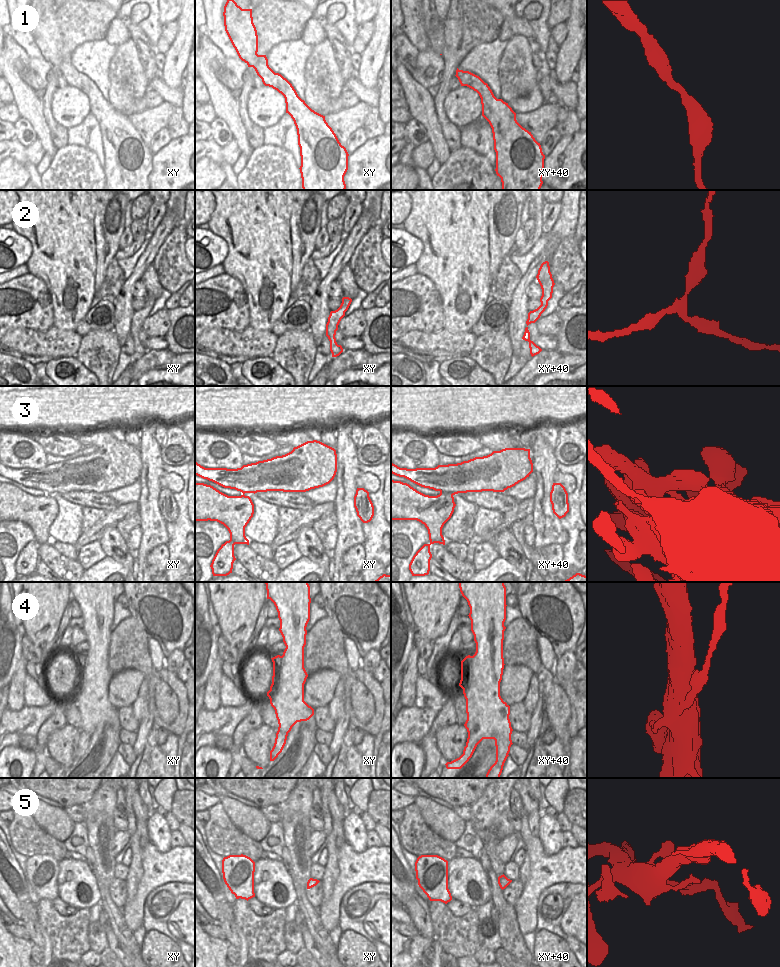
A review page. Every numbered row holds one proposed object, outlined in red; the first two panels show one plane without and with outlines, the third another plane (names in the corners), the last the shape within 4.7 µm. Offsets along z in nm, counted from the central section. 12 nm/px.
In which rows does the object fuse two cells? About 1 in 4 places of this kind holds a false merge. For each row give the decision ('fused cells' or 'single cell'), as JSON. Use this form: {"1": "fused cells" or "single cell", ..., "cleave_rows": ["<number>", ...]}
{"1": "single cell", "2": "single cell", "3": "single cell", "4": "fused cells", "5": "single cell", "cleave_rows": ["4"]}

